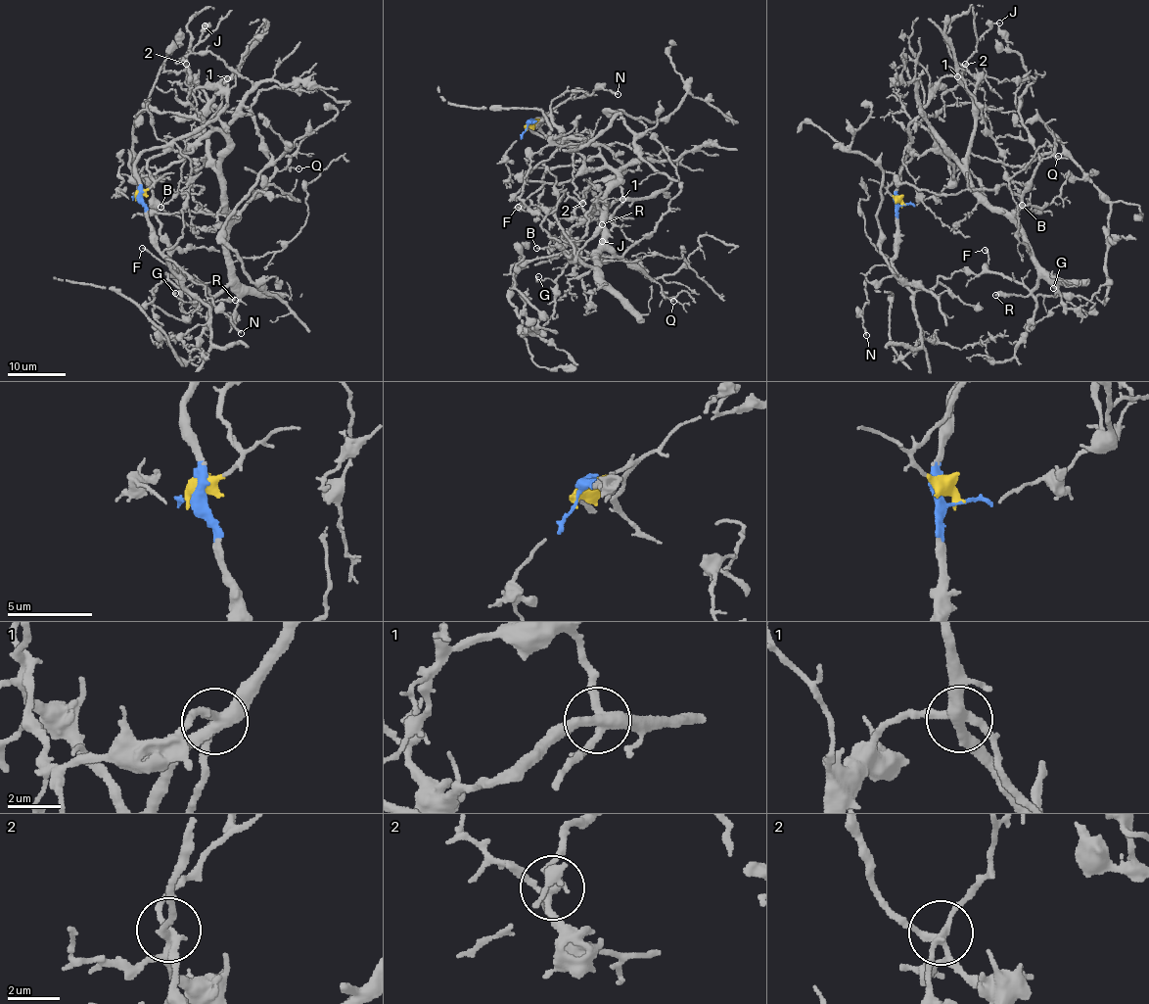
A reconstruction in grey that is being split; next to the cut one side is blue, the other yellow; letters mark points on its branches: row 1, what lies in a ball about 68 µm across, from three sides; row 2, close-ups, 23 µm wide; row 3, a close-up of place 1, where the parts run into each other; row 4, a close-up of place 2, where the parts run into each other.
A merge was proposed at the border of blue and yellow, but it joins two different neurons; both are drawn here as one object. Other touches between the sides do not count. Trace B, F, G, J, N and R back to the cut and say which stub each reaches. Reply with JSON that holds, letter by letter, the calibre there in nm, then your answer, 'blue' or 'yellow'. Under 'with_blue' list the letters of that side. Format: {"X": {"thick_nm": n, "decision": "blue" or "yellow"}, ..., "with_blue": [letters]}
{"B": {"thick_nm": 150, "decision": "blue"}, "F": {"thick_nm": 200, "decision": "yellow"}, "G": {"thick_nm": 150, "decision": "yellow"}, "J": {"thick_nm": 170, "decision": "blue"}, "N": {"thick_nm": 180, "decision": "blue"}, "R": {"thick_nm": 380, "decision": "yellow"}, "with_blue": ["B", "J", "N"]}

